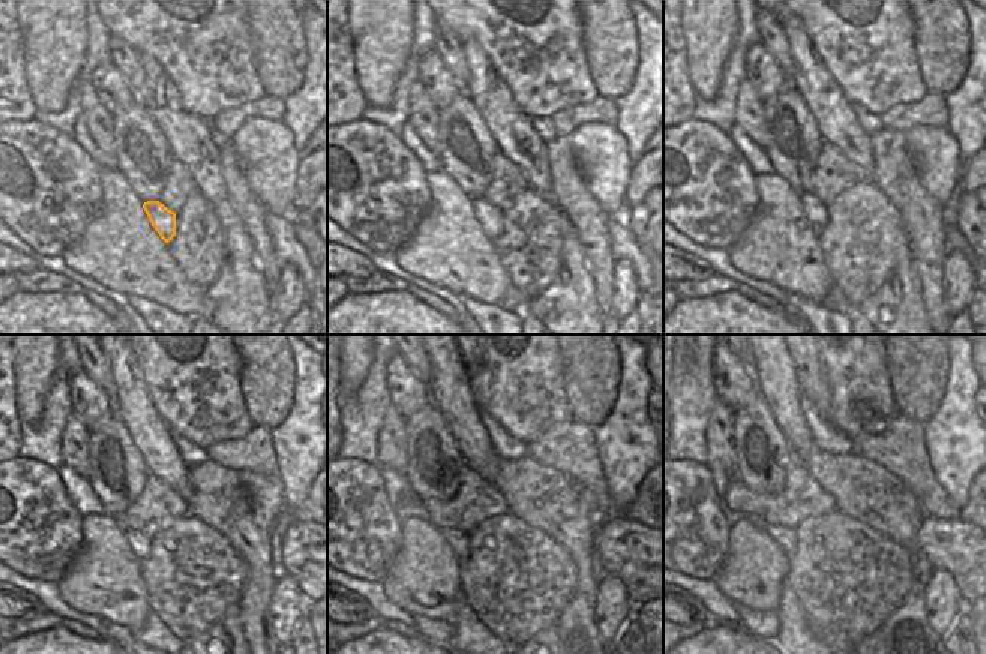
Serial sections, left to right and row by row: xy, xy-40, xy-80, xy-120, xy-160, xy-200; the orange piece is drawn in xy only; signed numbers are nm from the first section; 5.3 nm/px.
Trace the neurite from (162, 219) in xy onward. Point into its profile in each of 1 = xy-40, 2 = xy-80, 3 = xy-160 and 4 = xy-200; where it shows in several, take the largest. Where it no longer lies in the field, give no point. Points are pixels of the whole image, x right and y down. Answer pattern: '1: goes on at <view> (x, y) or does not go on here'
1: goes on at xy-40 (489, 218)
2: goes on at xy-80 (815, 210)
3: goes on at xy-160 (458, 540)
4: goes on at xy-200 (787, 537)

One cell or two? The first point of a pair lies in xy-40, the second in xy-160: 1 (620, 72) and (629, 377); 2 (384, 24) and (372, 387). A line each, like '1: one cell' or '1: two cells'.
1: two cells
2: two cells

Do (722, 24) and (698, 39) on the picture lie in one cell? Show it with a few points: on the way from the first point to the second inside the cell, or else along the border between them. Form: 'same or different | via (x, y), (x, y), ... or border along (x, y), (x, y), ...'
same | via (716, 24), (704, 36)

